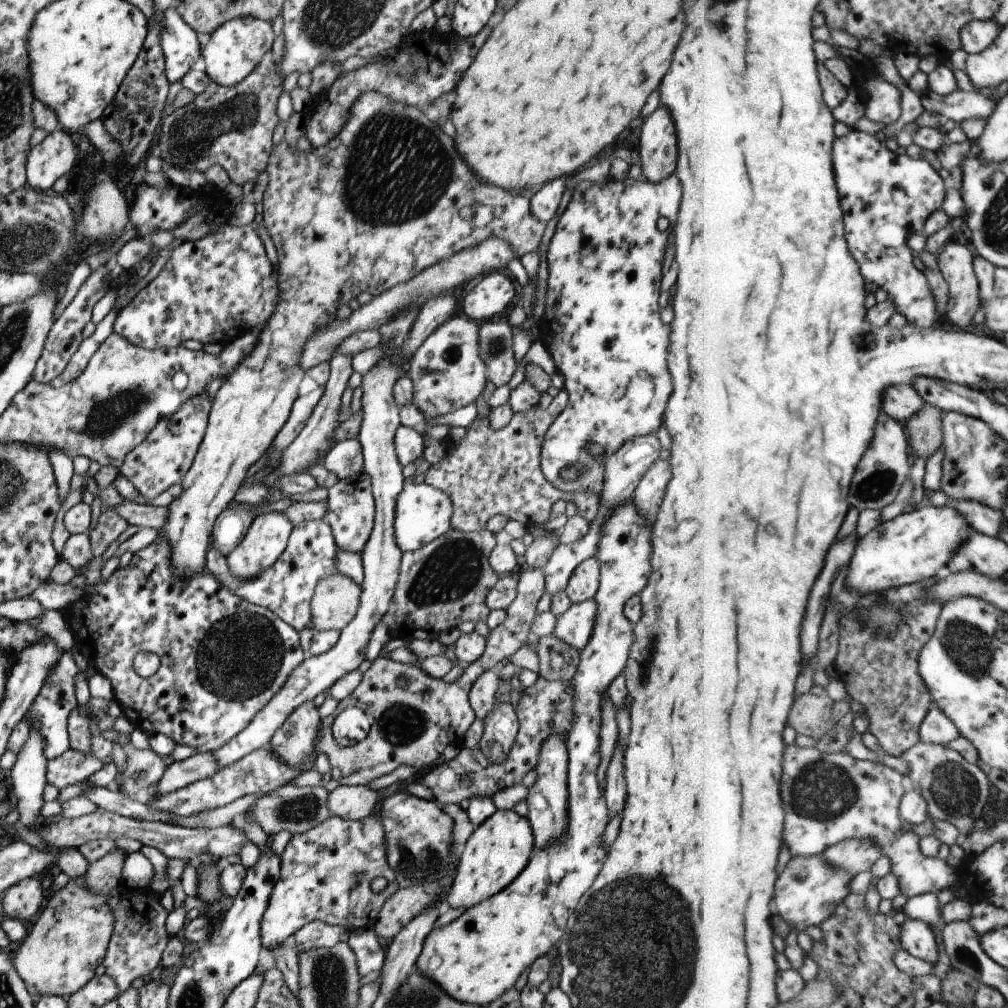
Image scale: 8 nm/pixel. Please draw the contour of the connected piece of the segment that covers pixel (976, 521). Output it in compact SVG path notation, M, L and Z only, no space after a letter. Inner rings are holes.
M950 499L953 506L970 522L971 526L979 533L990 537L999 536L1003 525L1006 524L1006 516L999 509L994 509L977 501Z

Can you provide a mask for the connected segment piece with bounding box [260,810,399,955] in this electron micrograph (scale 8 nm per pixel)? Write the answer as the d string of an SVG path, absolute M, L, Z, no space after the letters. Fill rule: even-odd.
M377 812L359 820L342 819L331 815L313 828L301 834L295 833L284 846L280 854L279 878L274 884L260 924L260 943L263 954L283 943L305 923L318 920L328 925L346 927L349 931L371 929L376 923L380 906L397 889L398 884L386 859L386 840ZM383 878L385 886L380 892L371 890L371 882Z

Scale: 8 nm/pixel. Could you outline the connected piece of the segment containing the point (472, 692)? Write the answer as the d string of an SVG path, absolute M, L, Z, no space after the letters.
M485 671L471 685L468 692L468 703L473 711L474 718L482 718L494 707L499 688L498 674Z

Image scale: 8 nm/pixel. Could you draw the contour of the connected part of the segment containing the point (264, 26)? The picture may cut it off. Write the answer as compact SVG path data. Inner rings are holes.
M252 16L235 17L220 24L204 38L200 55L205 65L204 73L220 87L234 87L239 84L270 50L274 39L271 21Z

